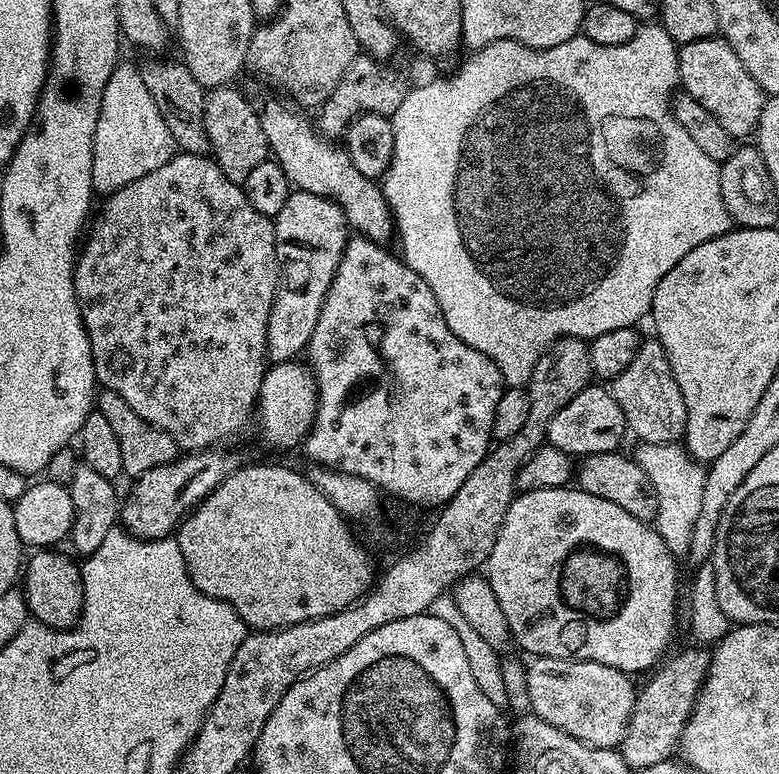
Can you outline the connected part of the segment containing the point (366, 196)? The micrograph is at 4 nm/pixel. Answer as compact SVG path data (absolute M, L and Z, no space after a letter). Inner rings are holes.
M270 100L264 108L261 107L260 121L269 151L276 163L282 166L289 185L302 192L335 200L344 211L344 217L353 233L365 236L375 244L387 245L388 239L394 236L394 221L381 185L362 175L343 147L335 148L335 143L322 135L311 121L309 123L296 112L298 110L295 107L280 100Z

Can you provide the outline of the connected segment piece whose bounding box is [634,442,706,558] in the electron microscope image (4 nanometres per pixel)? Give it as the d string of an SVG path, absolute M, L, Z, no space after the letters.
M683 443L635 445L634 459L642 470L646 470L646 478L654 486L654 494L658 498L658 514L654 521L657 534L666 542L666 546L677 558L688 555L690 538L694 535L694 522L698 519L698 509L702 507L702 486L706 471L703 463L693 460Z

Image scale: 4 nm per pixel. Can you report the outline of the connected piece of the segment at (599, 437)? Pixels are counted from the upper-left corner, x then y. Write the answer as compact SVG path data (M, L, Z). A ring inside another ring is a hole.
M593 382L582 390L582 394L570 398L570 402L566 402L566 406L562 406L554 418L550 418L546 440L570 457L583 458L617 451L624 436L626 437L626 425L622 406L618 406L607 387Z

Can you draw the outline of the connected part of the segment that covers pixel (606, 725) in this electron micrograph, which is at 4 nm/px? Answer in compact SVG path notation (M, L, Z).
M537 656L527 665L531 711L566 734L595 748L616 748L634 710L637 685L627 672L598 662Z

